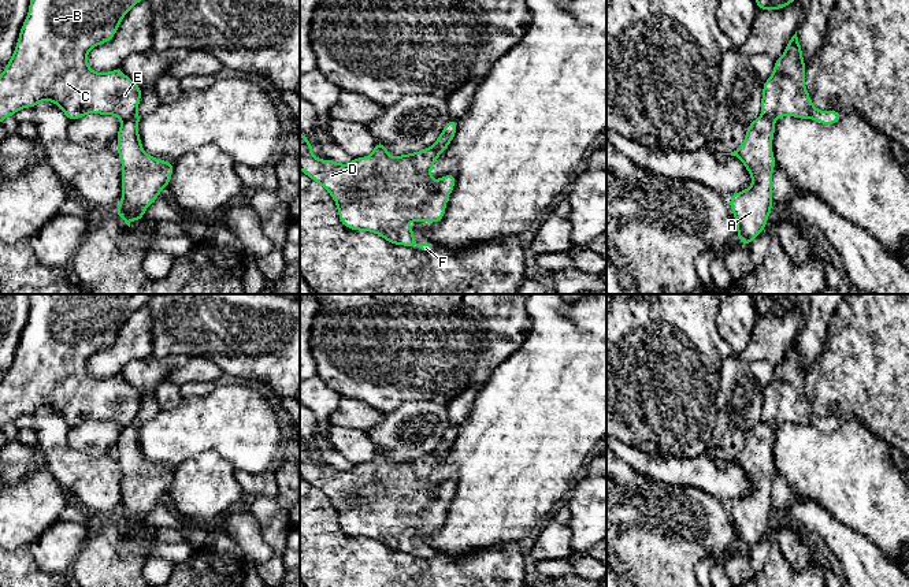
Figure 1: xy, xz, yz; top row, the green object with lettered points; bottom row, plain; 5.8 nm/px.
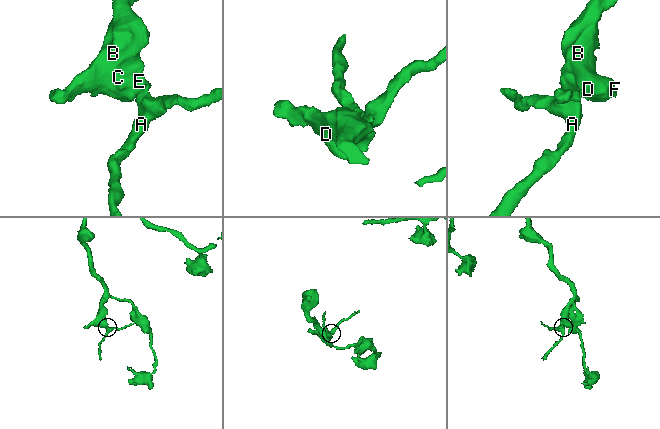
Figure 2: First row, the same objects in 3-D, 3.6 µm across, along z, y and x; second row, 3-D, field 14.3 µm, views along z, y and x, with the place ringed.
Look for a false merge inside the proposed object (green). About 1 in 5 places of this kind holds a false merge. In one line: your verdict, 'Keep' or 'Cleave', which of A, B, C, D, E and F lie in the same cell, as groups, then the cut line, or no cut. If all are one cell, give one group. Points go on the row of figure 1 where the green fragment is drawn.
Cleave. Groups: A / B C D E F. Split along xy (136, 112), (122, 122)

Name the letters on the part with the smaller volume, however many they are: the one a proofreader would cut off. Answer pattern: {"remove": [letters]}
{"remove": ["A"]}

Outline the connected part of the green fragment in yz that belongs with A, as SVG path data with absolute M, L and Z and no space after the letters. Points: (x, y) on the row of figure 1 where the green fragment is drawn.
M761 115L749 123L743 142L731 153L717 153L717 155L731 155L738 157L747 172L752 177L752 186L746 190L737 192L728 200L732 215L737 222L737 235L746 248L753 239L756 239L760 233L767 229L768 216L772 208L772 172L776 166L772 140L775 135L775 125L771 119Z

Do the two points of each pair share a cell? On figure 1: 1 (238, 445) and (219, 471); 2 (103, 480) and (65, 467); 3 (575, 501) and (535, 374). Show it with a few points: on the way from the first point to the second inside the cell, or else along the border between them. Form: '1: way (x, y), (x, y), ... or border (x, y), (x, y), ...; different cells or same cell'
1: border (196, 454), (204, 450), (215, 450), (236, 470); different cells
2: way (93, 480), (74, 472); same cell
3: border (572, 485), (566, 498); different cells

